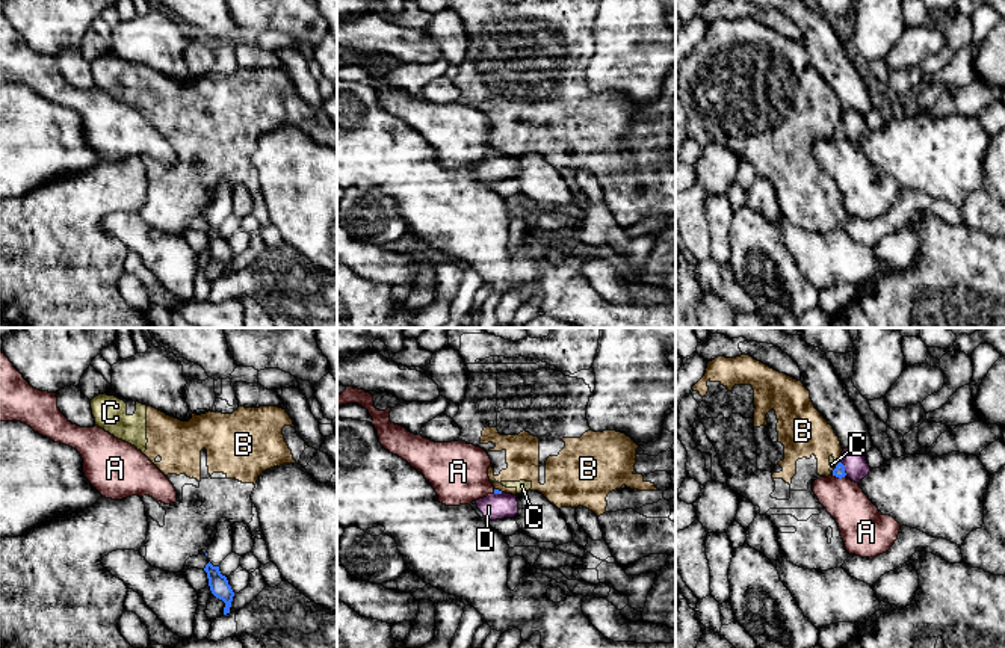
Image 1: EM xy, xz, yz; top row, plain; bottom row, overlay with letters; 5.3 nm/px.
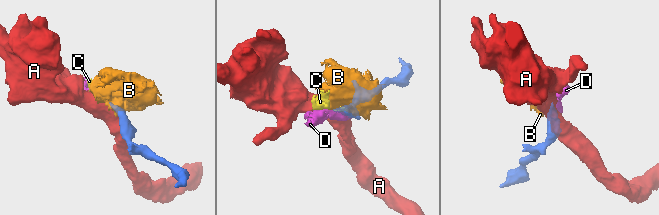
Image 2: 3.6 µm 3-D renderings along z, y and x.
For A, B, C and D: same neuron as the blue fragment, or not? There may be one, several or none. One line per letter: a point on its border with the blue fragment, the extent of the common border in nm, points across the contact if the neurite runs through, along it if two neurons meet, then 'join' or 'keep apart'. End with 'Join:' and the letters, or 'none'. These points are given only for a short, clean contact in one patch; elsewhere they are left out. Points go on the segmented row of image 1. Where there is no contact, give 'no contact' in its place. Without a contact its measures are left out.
A: contact yz (839, 478); length 80 nm; keep apart
B: contact yz (836, 465); length 50 nm; border yz (839, 461), (834, 469); keep apart
C: contact yz (833, 472); length 40 nm; border yz (834, 469), (831, 473); keep apart
D: contact yz (844, 469); length 90 nm; way yz (839, 472), (844, 469), (856, 465); join
Join: D

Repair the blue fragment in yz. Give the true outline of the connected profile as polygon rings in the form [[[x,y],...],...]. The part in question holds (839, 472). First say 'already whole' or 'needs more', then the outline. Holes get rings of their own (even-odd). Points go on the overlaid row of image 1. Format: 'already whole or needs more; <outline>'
needs more; [[[843,449],[842,459],[833,470],[833,476],[842,479],[848,477],[855,483],[860,483],[870,471],[866,461],[866,455],[855,449]]]

